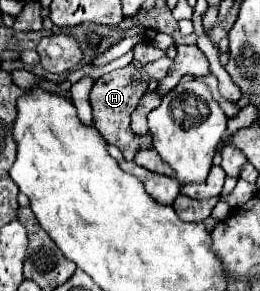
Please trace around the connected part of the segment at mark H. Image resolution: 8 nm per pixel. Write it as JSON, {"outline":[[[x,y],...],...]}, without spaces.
{"outline":[[[141,42],[135,46],[135,66],[127,66],[123,70],[115,70],[113,74],[105,74],[103,78],[99,78],[91,90],[91,96],[89,96],[89,102],[91,102],[91,108],[93,108],[93,126],[99,130],[99,134],[109,142],[109,144],[115,144],[121,152],[123,152],[123,158],[125,160],[131,160],[137,150],[141,148],[151,148],[151,138],[137,138],[131,130],[129,130],[129,118],[137,106],[137,102],[141,100],[141,96],[145,94],[147,90],[147,82],[131,82],[131,76],[135,70],[139,70],[141,66],[145,66],[147,62],[151,60],[157,60],[157,58],[163,58],[165,52],[151,46],[149,42]]]}

